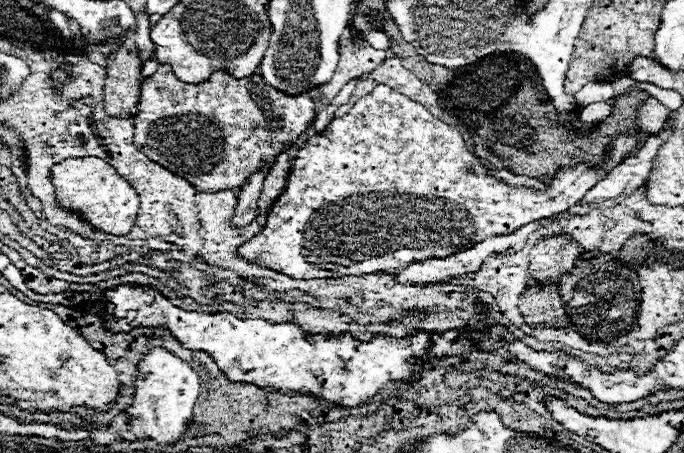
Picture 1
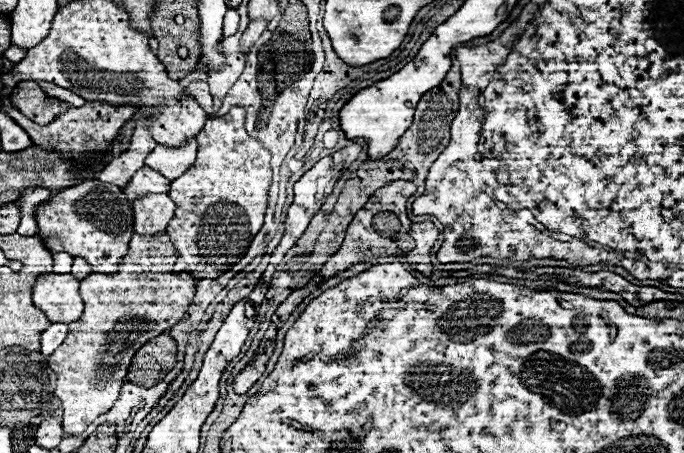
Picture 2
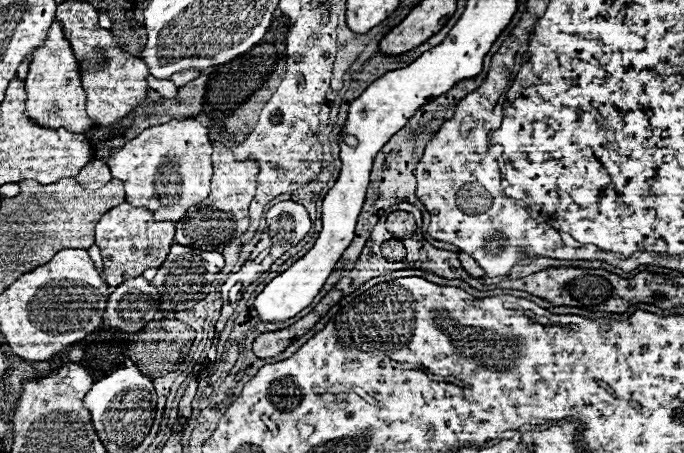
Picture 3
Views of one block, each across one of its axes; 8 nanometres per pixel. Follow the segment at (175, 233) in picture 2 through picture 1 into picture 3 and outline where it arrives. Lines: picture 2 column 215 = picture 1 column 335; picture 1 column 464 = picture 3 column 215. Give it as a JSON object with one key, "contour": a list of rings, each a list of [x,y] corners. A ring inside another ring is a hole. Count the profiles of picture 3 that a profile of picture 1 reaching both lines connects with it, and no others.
{"contour":[[[216,142],[214,154],[212,154],[212,166],[214,166],[212,192],[202,204],[198,204],[196,208],[190,208],[184,214],[184,218],[176,224],[176,236],[174,236],[176,244],[200,248],[200,250],[222,250],[234,238],[242,236],[250,224],[248,208],[256,192],[256,174],[258,174],[256,162],[234,160],[234,154],[224,144]]]}

